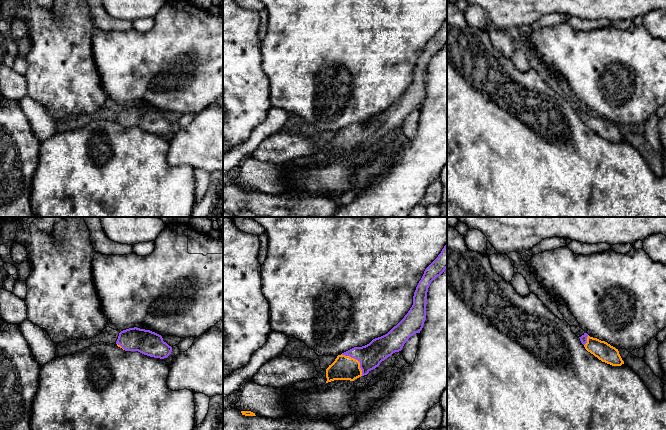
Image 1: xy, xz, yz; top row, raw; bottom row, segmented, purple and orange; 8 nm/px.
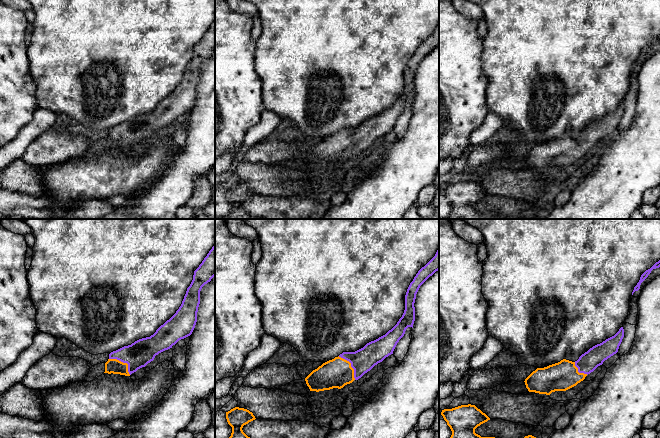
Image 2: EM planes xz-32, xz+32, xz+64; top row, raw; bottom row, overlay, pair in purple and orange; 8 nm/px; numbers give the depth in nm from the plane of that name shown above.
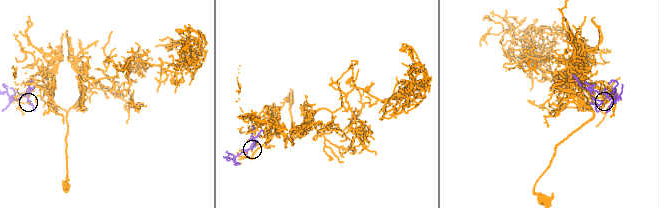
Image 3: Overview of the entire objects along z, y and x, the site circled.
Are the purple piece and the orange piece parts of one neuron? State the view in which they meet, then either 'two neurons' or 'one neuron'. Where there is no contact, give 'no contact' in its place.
xz | one neuron

